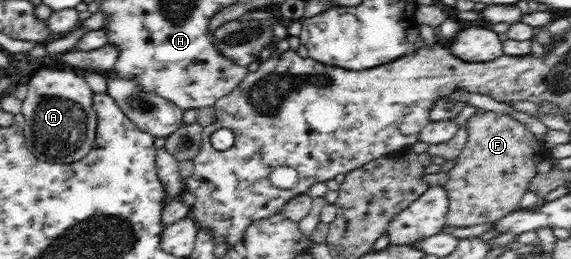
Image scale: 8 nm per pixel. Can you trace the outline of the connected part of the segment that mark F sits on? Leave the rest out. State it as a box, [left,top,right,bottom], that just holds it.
[443,109,550,228]

